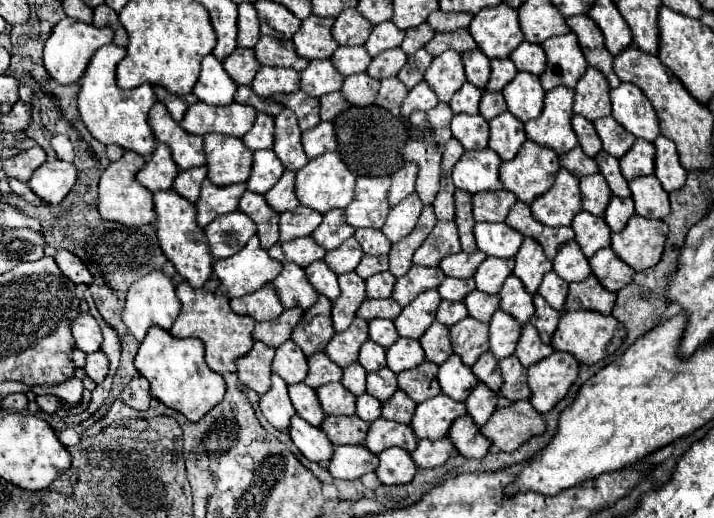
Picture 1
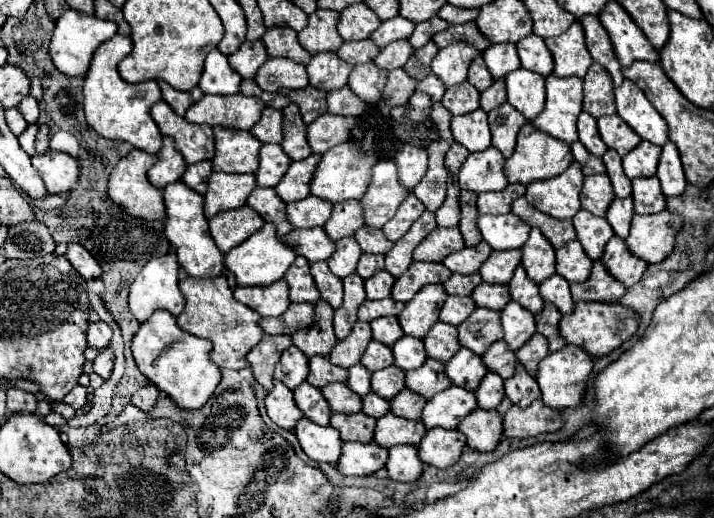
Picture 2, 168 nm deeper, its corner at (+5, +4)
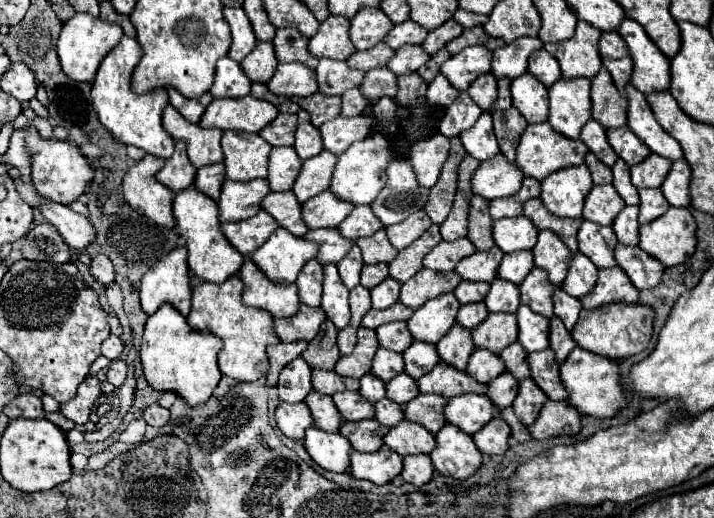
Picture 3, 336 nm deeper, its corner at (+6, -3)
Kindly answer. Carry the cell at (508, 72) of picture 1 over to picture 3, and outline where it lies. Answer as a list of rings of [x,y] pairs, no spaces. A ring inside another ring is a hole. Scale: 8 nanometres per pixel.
[[[520,37],[502,49],[494,49],[492,51],[492,75],[496,79],[520,77],[522,73],[526,73],[526,65],[528,65],[526,61],[528,61],[530,53],[540,47],[542,47],[540,39]]]

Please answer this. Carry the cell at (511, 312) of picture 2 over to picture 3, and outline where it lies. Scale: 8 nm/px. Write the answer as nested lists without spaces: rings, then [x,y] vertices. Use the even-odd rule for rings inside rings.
[[[526,305],[516,311],[518,319],[518,343],[526,353],[542,351],[548,347],[548,319],[532,313]]]

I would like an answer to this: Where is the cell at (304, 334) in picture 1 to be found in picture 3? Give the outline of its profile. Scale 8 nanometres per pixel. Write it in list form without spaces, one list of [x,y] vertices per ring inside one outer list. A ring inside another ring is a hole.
[[[326,319],[318,331],[318,335],[308,343],[308,349],[302,353],[304,361],[310,367],[320,369],[334,369],[336,361],[340,359],[340,351],[336,345],[336,333],[338,329],[330,319]]]

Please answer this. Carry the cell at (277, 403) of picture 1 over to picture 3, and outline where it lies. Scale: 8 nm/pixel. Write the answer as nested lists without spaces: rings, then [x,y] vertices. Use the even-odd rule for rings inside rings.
[[[280,403],[274,411],[274,417],[276,417],[276,425],[278,429],[290,437],[290,439],[302,439],[304,437],[304,431],[308,427],[312,427],[312,415],[310,415],[310,409],[304,405],[304,403]]]

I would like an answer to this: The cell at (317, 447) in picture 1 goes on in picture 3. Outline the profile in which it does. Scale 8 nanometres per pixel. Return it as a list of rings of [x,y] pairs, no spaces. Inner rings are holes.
[[[310,427],[306,429],[304,447],[312,457],[312,461],[322,469],[334,471],[334,473],[348,471],[348,465],[350,465],[348,455],[352,445],[340,433],[328,433],[318,427]]]

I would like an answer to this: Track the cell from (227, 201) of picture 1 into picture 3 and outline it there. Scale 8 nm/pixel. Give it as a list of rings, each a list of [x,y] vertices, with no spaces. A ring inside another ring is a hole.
[[[254,179],[246,183],[224,181],[218,199],[220,221],[242,221],[254,217],[260,211],[260,201],[270,193],[266,179]]]

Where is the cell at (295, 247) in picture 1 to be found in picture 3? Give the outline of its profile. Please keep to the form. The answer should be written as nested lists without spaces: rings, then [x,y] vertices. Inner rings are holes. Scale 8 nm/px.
[[[314,229],[314,231],[308,231],[304,239],[314,241],[320,247],[316,255],[316,261],[320,265],[328,265],[328,263],[336,265],[350,251],[350,245],[352,245],[352,241],[344,239],[338,233],[338,229]]]

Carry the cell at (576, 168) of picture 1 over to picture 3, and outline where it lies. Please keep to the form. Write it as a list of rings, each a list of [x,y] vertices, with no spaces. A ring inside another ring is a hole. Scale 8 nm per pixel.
[[[590,151],[586,153],[586,165],[588,165],[590,173],[592,173],[594,183],[610,183],[610,181],[612,181],[612,171],[610,171],[610,167],[606,167],[602,161],[598,161],[596,155],[590,153]]]

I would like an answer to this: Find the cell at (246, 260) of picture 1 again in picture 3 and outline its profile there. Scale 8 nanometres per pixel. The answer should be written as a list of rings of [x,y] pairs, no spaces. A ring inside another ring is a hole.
[[[278,227],[268,241],[250,253],[250,259],[270,281],[274,283],[294,283],[302,265],[314,259],[318,245],[306,239],[298,239],[286,229]]]

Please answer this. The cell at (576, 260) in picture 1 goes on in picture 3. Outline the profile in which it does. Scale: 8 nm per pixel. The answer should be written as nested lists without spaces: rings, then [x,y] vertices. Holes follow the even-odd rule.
[[[574,253],[562,289],[572,297],[582,297],[594,289],[596,277],[598,277],[598,269],[594,267],[594,263],[586,255]]]

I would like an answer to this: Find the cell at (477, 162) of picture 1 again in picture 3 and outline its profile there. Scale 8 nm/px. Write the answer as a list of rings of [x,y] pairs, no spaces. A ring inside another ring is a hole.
[[[502,153],[492,159],[480,163],[480,167],[472,175],[472,193],[484,199],[498,199],[514,195],[522,185],[522,171],[508,163]]]

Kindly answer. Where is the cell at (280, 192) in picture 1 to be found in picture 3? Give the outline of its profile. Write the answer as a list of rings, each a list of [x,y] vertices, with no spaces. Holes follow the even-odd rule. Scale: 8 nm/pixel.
[[[322,151],[320,155],[302,163],[302,169],[292,187],[292,191],[300,203],[308,201],[310,197],[320,195],[322,191],[326,191],[330,187],[330,177],[332,177],[336,159],[338,159],[336,155]]]

